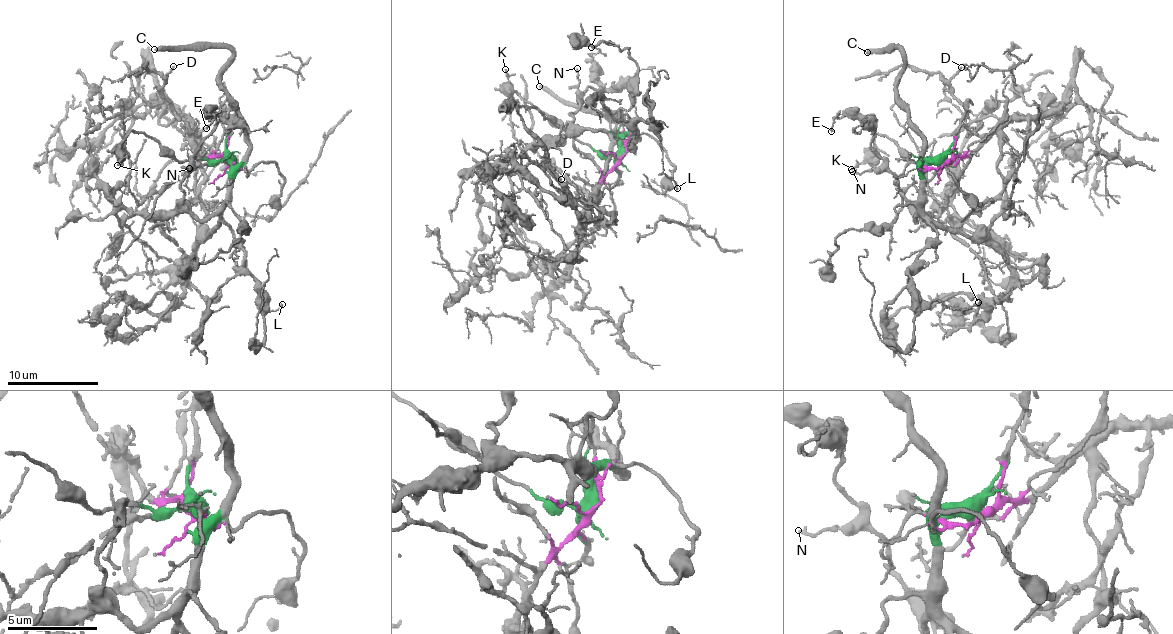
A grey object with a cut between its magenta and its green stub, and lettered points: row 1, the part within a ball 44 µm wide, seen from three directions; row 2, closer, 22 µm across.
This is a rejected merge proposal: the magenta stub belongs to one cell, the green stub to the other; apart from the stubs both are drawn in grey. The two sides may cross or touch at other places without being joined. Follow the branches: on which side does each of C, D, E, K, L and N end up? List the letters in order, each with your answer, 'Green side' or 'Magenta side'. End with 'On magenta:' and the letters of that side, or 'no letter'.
C: Green side
D: Magenta side
E: Green side
K: Green side
L: Green side
N: Green side
On magenta: D

